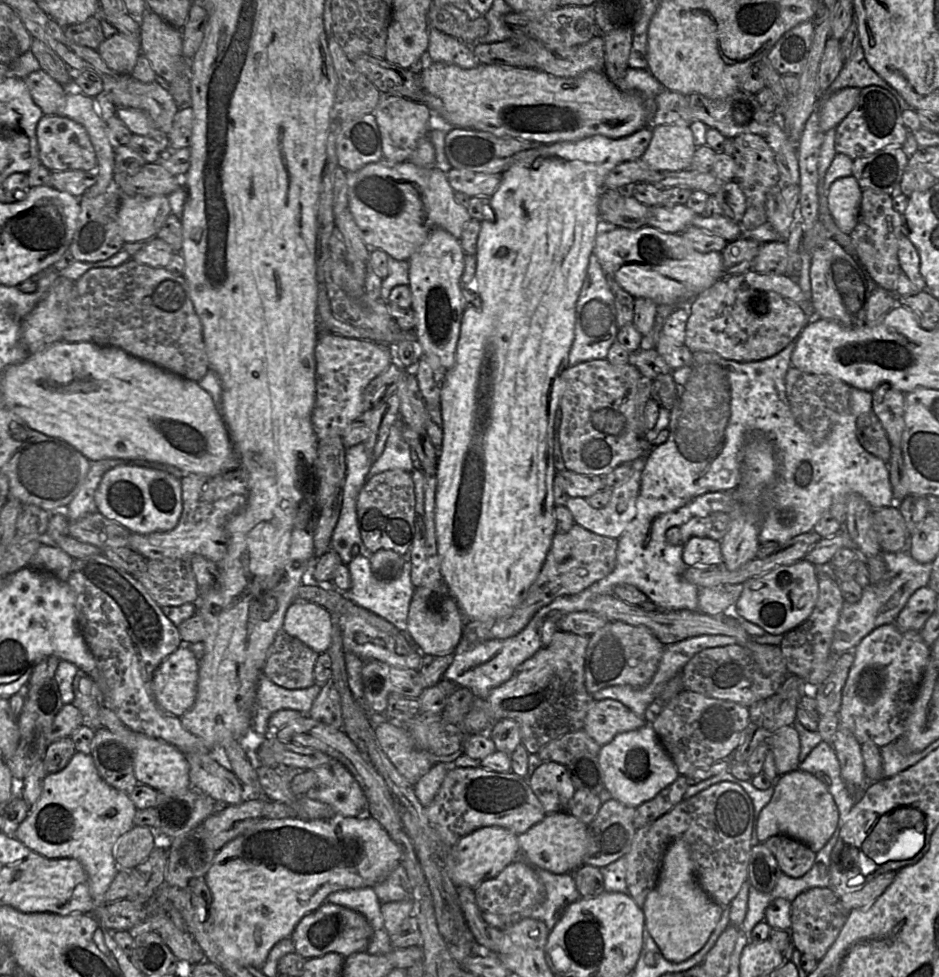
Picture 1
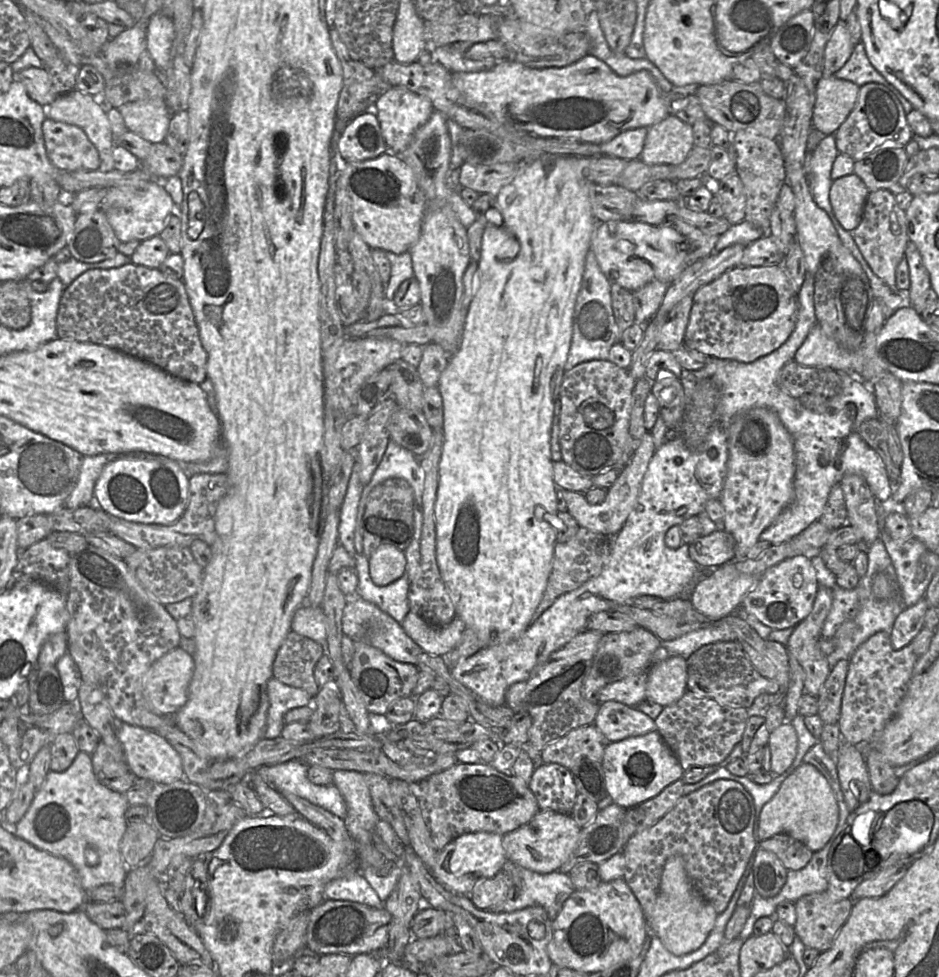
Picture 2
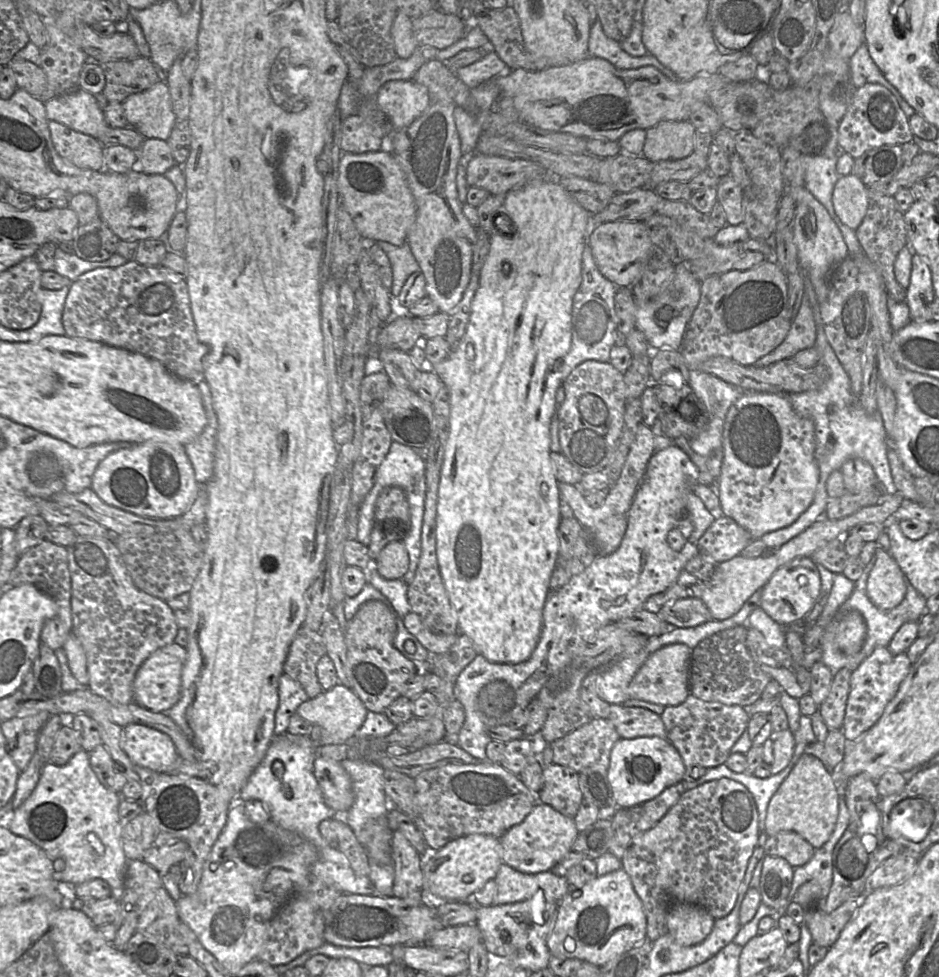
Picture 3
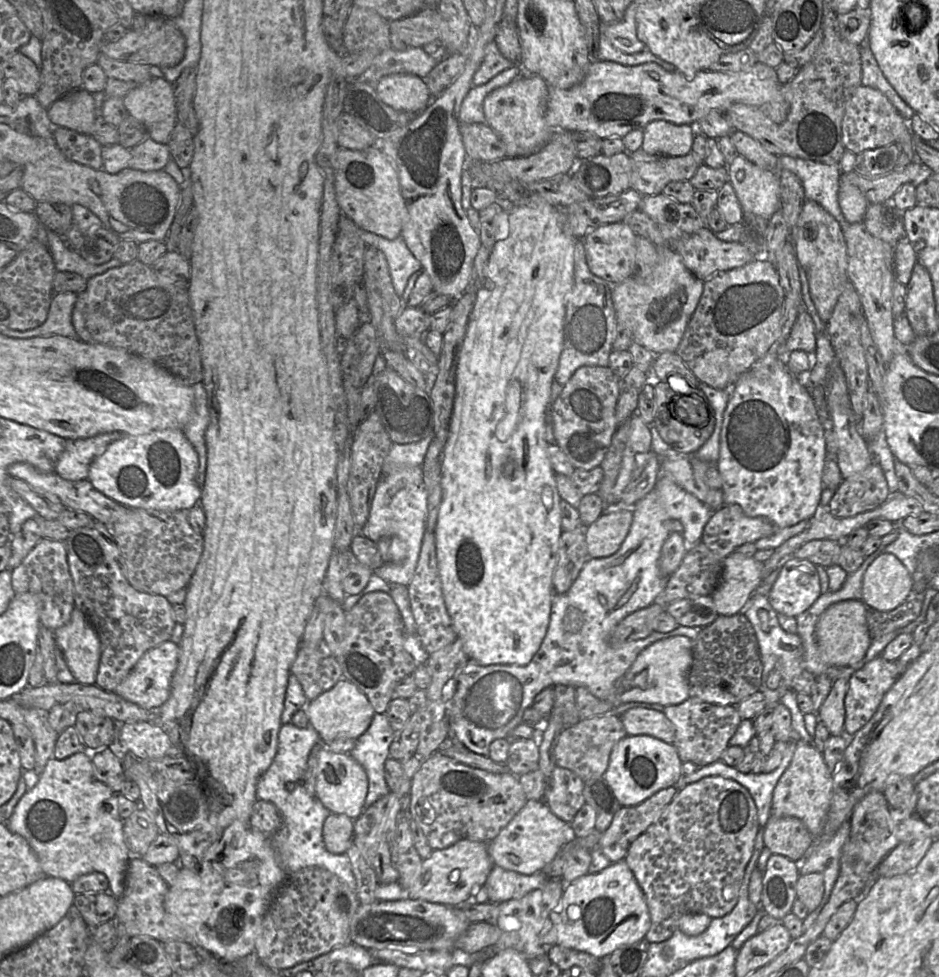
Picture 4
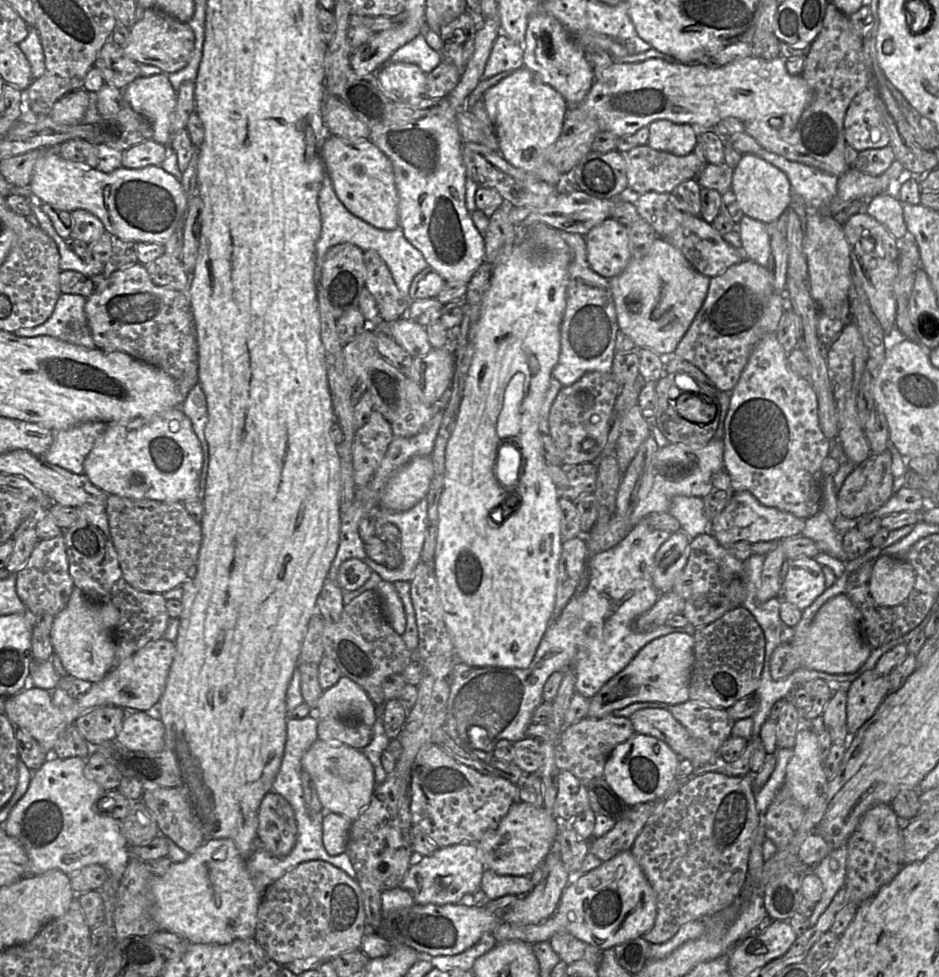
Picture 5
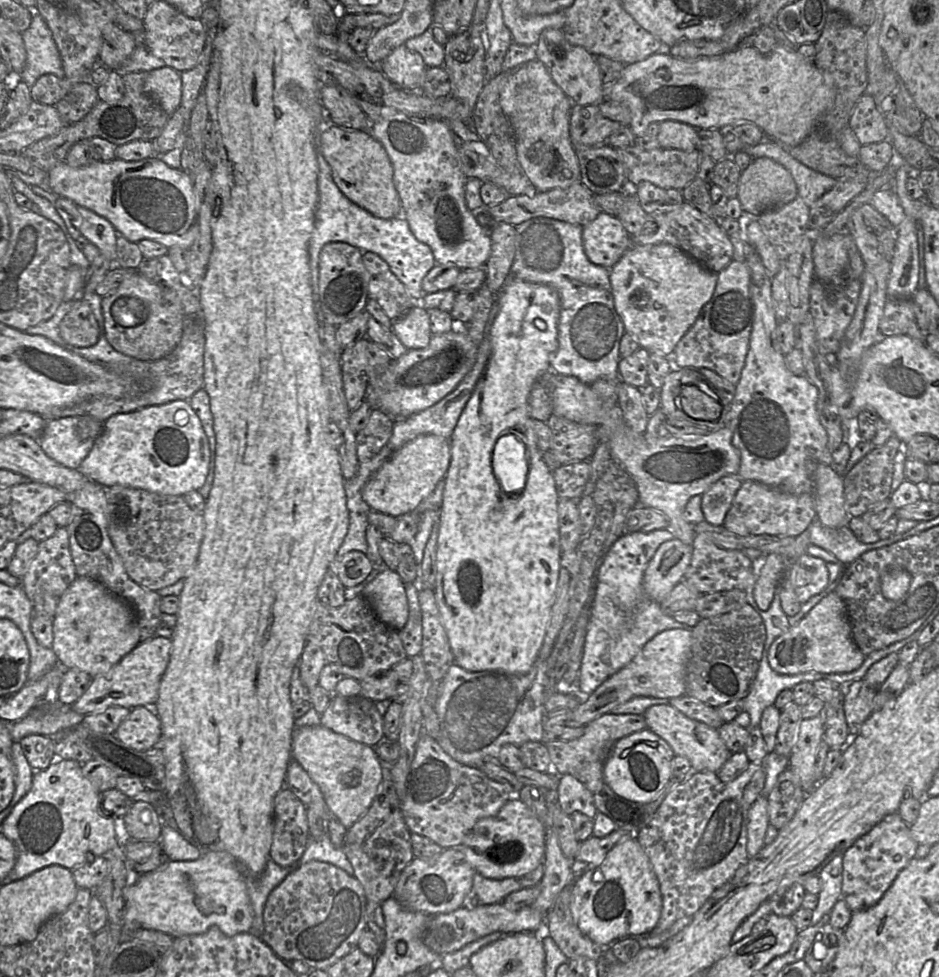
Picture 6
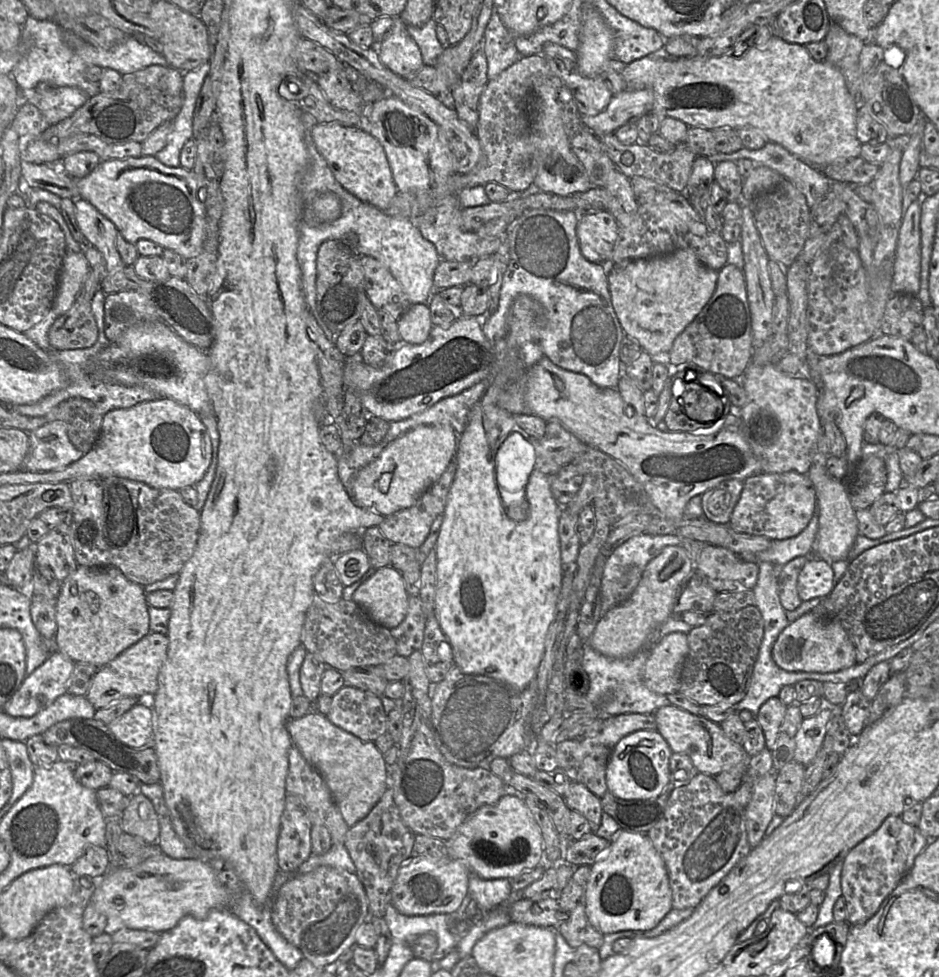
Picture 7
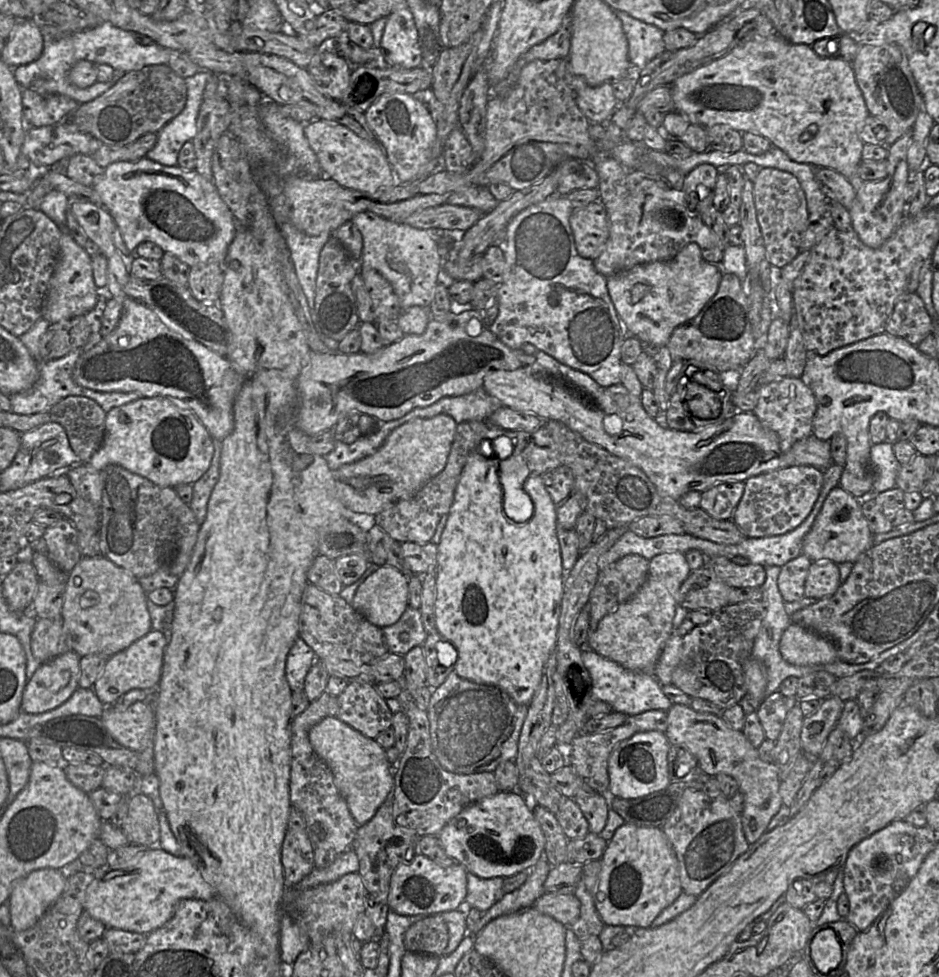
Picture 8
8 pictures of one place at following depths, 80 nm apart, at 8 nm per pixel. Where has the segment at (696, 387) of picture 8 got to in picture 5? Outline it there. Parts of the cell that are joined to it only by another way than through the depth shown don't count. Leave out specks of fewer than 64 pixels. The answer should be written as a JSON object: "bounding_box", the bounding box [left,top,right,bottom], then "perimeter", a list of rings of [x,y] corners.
{"bounding_box":[676,392,717,423],"perimeter":[[[683,392],[676,400],[676,410],[684,419],[696,423],[710,423],[717,415],[717,407],[700,393]]]}

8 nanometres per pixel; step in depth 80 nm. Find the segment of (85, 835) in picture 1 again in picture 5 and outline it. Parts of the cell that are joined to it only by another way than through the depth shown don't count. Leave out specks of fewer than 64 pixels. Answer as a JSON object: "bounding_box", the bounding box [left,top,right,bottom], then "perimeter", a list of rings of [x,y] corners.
{"bounding_box":[2,756,132,883],"perimeter":[[[50,756],[33,772],[27,791],[2,825],[6,833],[25,849],[28,856],[27,875],[38,875],[57,869],[71,876],[85,866],[99,864],[118,883],[121,882],[132,858],[129,845],[122,832],[120,821],[101,813],[98,809],[98,800],[105,790],[87,776],[86,764],[86,759],[81,757],[60,759]]]}

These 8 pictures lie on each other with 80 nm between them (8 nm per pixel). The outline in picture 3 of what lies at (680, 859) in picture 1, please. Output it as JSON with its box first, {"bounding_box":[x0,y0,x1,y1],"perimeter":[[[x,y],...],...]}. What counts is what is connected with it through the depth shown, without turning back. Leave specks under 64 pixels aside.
{"bounding_box":[667,903,715,946],"perimeter":[[[673,903],[667,913],[667,928],[680,946],[701,943],[712,931],[715,918],[702,906]]]}

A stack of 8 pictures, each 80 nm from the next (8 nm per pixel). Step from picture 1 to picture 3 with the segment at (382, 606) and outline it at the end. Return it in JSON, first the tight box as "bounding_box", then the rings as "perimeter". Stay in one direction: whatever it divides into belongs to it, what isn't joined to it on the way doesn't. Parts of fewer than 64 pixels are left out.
{"bounding_box":[362,561,411,618],"perimeter":[[[374,561],[366,569],[362,569],[366,576],[366,583],[371,583],[389,601],[393,612],[404,618],[411,612],[408,600],[409,585],[403,579],[386,580],[378,572]]]}

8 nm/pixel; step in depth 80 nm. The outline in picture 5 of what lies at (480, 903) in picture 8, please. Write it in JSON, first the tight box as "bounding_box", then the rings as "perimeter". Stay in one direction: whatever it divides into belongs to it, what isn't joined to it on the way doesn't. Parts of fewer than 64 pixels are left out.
{"bounding_box":[480,869,534,901],"perimeter":[[[486,869],[482,876],[480,888],[491,901],[505,895],[524,896],[534,886],[527,876],[499,875]]]}

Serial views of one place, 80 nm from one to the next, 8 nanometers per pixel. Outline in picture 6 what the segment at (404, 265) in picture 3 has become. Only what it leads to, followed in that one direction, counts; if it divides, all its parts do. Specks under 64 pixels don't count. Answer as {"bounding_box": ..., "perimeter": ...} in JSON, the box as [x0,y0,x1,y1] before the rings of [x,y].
{"bounding_box":[308,151,436,304],"perimeter":[[[320,151],[317,152],[317,161],[319,171],[318,205],[308,247],[313,304],[320,303],[319,258],[322,247],[329,242],[344,242],[357,247],[362,252],[377,254],[387,263],[391,272],[403,284],[413,300],[420,303],[424,295],[421,286],[422,280],[436,265],[431,248],[413,235],[403,216],[392,219],[378,218],[350,201],[335,184],[331,169]]]}

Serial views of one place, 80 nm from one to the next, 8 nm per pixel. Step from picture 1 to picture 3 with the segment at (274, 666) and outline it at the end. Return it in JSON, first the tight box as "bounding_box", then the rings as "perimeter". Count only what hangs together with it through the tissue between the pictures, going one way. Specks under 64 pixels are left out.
{"bounding_box":[284,627,327,699],"perimeter":[[[301,627],[290,645],[284,674],[299,682],[310,699],[324,692],[317,676],[317,664],[324,655],[327,650],[320,632]]]}

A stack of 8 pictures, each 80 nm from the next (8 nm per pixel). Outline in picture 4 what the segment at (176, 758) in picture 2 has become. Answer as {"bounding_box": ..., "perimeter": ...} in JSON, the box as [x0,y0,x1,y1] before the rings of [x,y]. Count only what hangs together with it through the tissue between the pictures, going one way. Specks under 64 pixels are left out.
{"bounding_box":[117,721,172,759],"perimeter":[[[139,721],[119,725],[117,740],[120,746],[139,759],[159,759],[172,753],[168,734],[157,722]]]}

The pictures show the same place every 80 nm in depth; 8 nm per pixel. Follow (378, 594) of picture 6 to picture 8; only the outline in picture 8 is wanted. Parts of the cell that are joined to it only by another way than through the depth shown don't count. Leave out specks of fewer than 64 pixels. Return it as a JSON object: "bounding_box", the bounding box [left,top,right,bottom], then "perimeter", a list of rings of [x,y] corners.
{"bounding_box":[352,566,409,628],"perimeter":[[[381,566],[357,589],[352,606],[380,628],[395,624],[409,606],[408,576],[393,566]]]}

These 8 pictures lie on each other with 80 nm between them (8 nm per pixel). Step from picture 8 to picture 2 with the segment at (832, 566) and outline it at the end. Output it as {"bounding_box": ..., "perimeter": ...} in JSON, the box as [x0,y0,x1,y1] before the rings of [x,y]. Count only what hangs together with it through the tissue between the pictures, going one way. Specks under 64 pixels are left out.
{"bounding_box":[740,555,819,630],"perimeter":[[[798,555],[787,558],[784,561],[768,568],[759,576],[756,585],[746,594],[742,600],[740,609],[745,614],[751,614],[755,616],[757,620],[772,630],[795,627],[811,612],[818,587],[819,583],[816,578],[816,570],[813,567],[809,557],[805,555]]]}

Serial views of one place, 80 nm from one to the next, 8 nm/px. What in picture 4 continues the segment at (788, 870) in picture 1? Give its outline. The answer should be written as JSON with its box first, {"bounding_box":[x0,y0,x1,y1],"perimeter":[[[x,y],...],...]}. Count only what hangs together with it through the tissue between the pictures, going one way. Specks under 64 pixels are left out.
{"bounding_box":[764,816,813,862],"perimeter":[[[770,816],[764,826],[764,845],[771,853],[799,862],[813,844],[804,823],[791,816]]]}

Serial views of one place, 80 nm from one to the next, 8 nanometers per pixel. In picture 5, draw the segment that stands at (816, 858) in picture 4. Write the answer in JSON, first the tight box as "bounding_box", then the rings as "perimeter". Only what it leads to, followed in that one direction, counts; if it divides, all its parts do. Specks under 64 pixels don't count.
{"bounding_box":[809,844,847,927],"perimeter":[[[847,844],[829,853],[813,870],[822,882],[823,893],[815,904],[814,911],[809,917],[809,927],[815,925],[822,913],[827,909],[838,890],[845,885],[847,862]]]}

